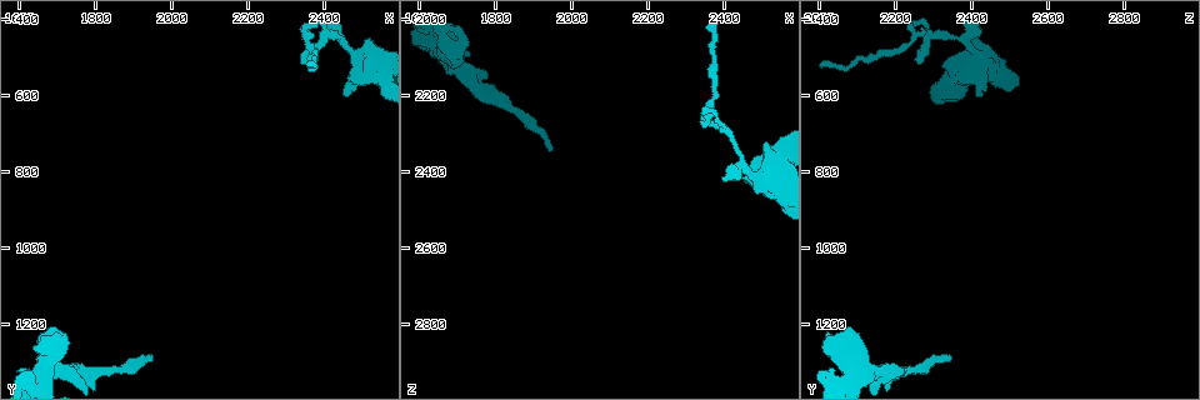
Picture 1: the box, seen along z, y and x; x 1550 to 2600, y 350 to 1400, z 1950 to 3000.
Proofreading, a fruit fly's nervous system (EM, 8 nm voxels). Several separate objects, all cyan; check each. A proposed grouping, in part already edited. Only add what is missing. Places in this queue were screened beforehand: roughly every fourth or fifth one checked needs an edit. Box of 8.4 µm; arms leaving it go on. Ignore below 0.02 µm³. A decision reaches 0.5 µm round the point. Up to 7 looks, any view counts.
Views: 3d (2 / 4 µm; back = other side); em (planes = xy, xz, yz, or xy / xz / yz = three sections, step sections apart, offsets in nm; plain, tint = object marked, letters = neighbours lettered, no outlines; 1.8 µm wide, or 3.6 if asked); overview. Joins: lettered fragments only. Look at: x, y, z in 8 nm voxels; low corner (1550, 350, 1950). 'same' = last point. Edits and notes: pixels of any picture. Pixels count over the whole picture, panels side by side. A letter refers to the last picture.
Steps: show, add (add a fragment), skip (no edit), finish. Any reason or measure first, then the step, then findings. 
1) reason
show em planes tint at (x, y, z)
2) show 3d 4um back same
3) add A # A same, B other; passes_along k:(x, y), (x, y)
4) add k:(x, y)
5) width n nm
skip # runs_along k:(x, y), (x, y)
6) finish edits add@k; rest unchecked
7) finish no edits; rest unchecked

an open end
show em planes letters at (2460, 600, 2430)

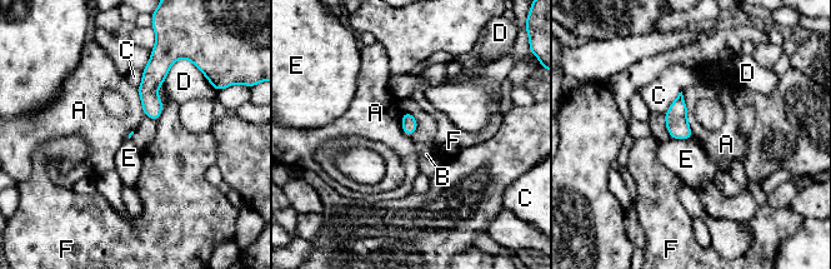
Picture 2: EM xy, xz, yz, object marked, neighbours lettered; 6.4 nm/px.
skip # A other, B other, C other, D other, E other, F other; no lettered fragment goes on from it

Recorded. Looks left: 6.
thick turns thin
show 3d 2um at (1665, 1335, 2085)

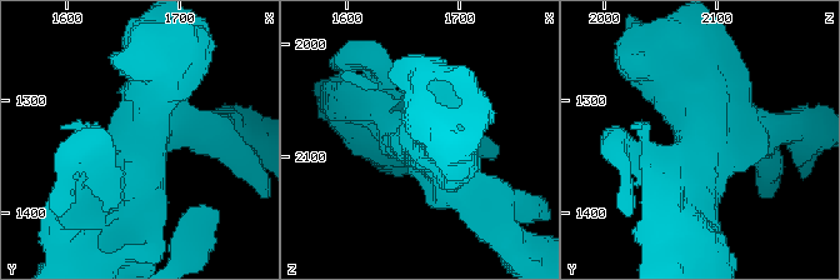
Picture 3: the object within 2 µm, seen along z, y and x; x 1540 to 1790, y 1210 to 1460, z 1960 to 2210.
show em planes letters at (1666, 1332, 2082)

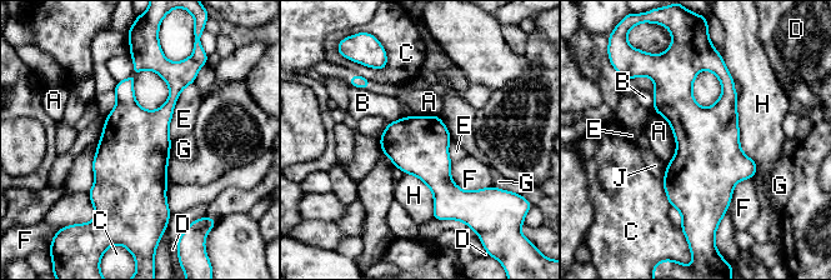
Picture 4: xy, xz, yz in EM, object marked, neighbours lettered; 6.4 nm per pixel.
skip # A other, B other, C other, D other, E other, F other, G other, H other, J other; border 4:(652, 109), (667, 121), (675, 138); none of them fits

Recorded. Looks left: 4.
free end
show em planes tint at (1945, 1290, 2345)

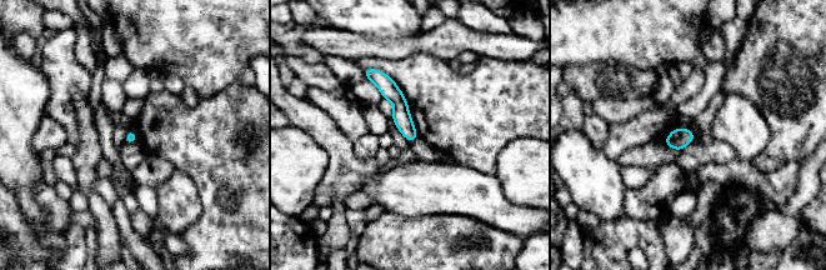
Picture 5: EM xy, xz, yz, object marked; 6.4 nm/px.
show em planes letters same

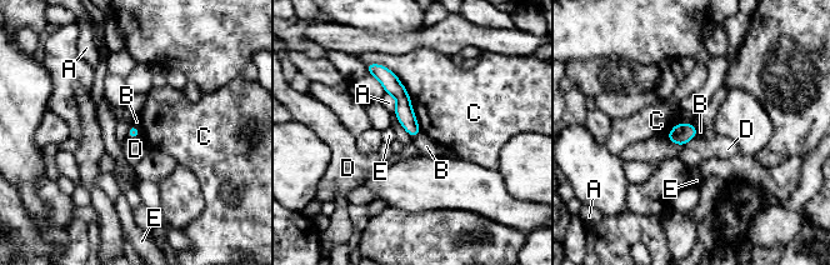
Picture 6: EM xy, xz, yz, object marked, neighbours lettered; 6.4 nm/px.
skip # A other, B other, C other, D other, E other; border 6:(133, 124), (140, 135); none of them fits

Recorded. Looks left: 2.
finish no edits; rest unchecked

